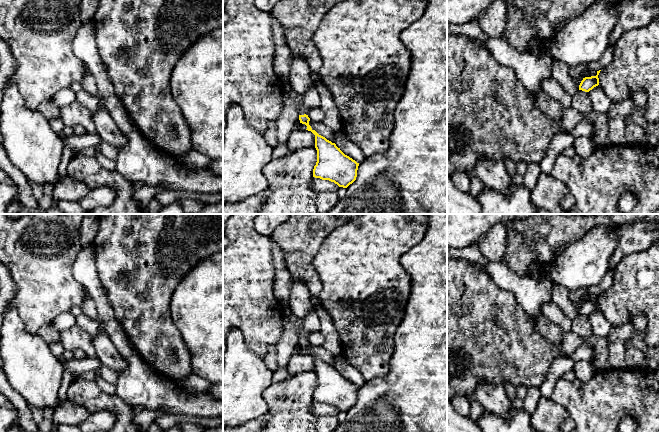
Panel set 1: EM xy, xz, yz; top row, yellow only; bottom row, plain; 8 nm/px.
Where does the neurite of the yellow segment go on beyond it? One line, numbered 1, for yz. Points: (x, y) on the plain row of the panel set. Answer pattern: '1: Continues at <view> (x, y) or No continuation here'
1: No continuation here

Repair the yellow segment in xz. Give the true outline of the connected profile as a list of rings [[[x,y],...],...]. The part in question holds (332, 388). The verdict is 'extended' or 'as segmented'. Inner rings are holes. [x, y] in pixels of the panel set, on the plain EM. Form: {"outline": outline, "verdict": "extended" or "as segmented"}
{"outline": [[[291,313],[291,320],[297,329],[299,347],[305,348],[308,355],[315,359],[317,386],[313,393],[313,401],[334,406],[339,411],[347,412],[357,401],[359,387],[345,379],[335,367],[319,359],[309,349],[310,342],[303,335],[303,319]]], "verdict": "extended"}

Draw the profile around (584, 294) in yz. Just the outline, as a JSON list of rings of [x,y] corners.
[[[582,288],[574,292],[568,293],[569,299],[573,303],[596,300],[597,295],[593,294],[590,288]]]

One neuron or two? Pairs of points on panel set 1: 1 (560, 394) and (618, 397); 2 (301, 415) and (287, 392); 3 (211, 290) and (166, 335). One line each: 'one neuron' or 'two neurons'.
1: one neuron
2: one neuron
3: two neurons

